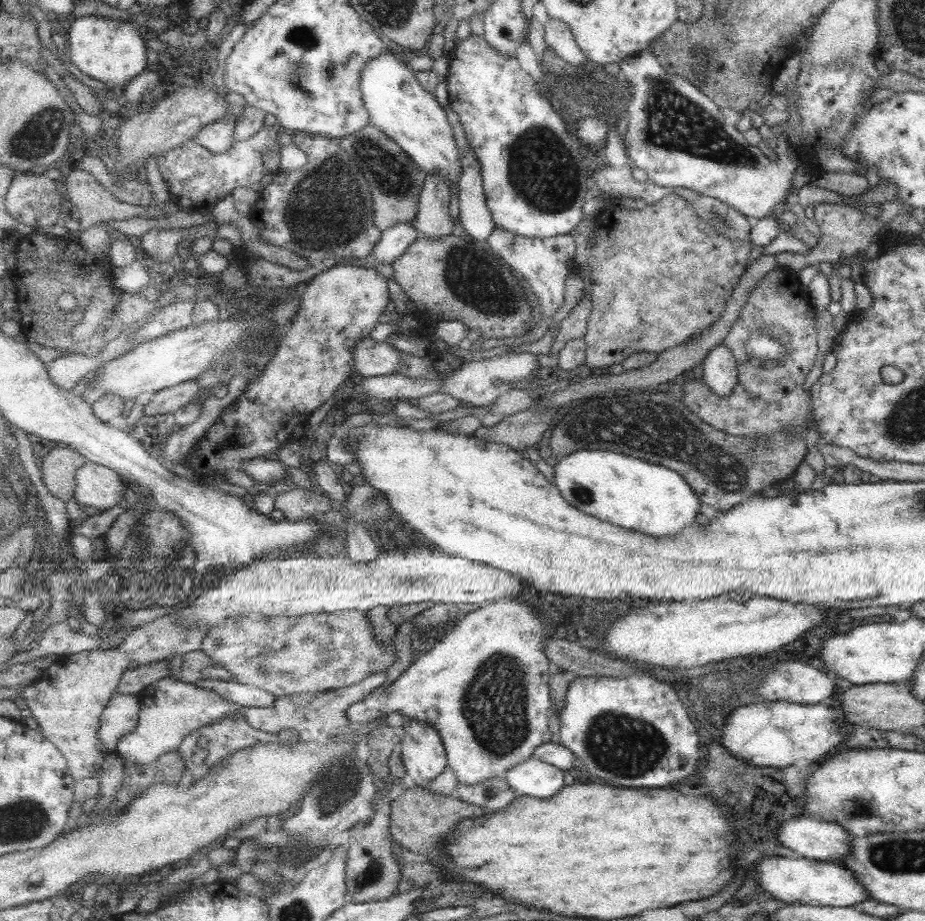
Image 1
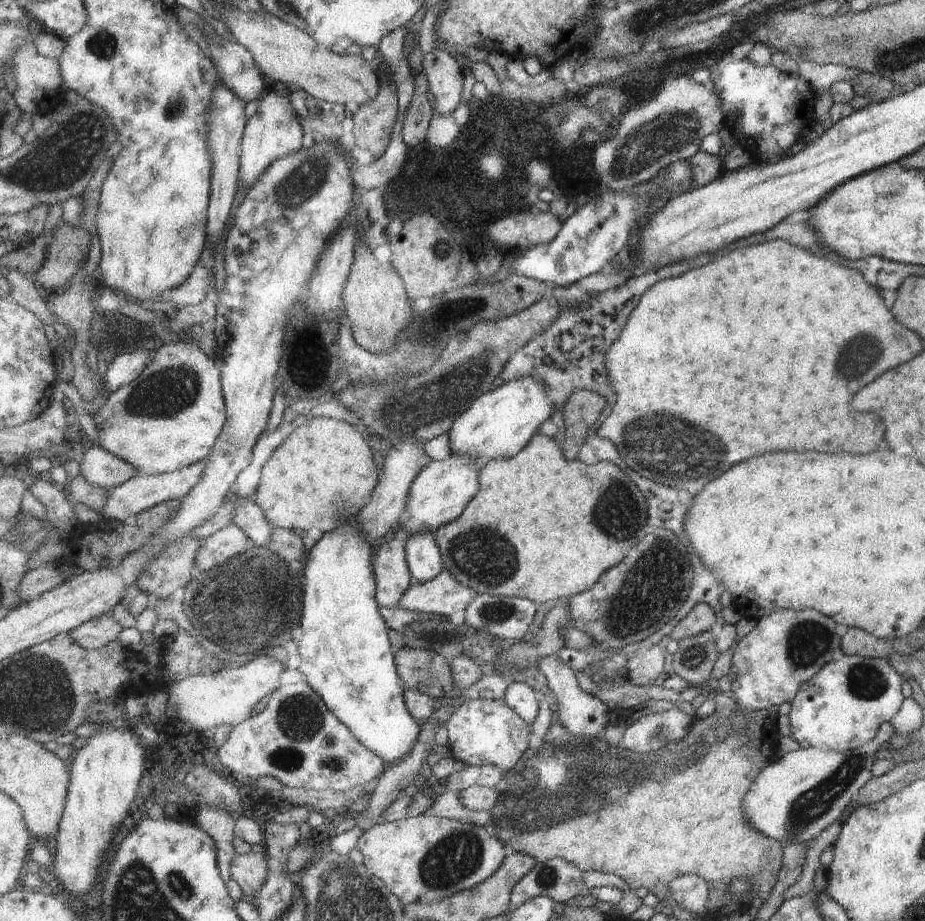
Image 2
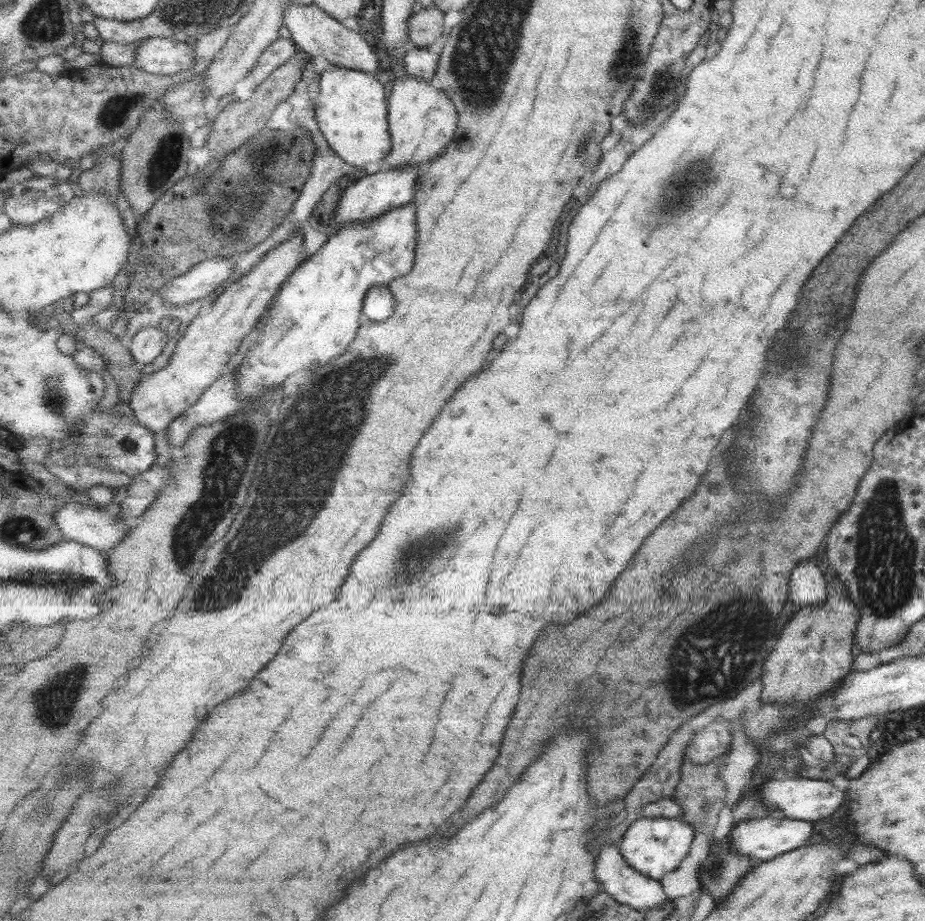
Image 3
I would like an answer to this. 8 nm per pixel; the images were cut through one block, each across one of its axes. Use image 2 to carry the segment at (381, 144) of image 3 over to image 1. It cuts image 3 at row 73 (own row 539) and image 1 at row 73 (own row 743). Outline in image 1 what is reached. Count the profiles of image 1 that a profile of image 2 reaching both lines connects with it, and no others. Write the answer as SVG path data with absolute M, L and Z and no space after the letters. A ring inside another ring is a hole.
M388 50L370 61L363 71L362 84L370 124L389 135L428 175L445 175L449 184L456 181L459 186L463 164L447 114L432 91L423 88L415 72Z

